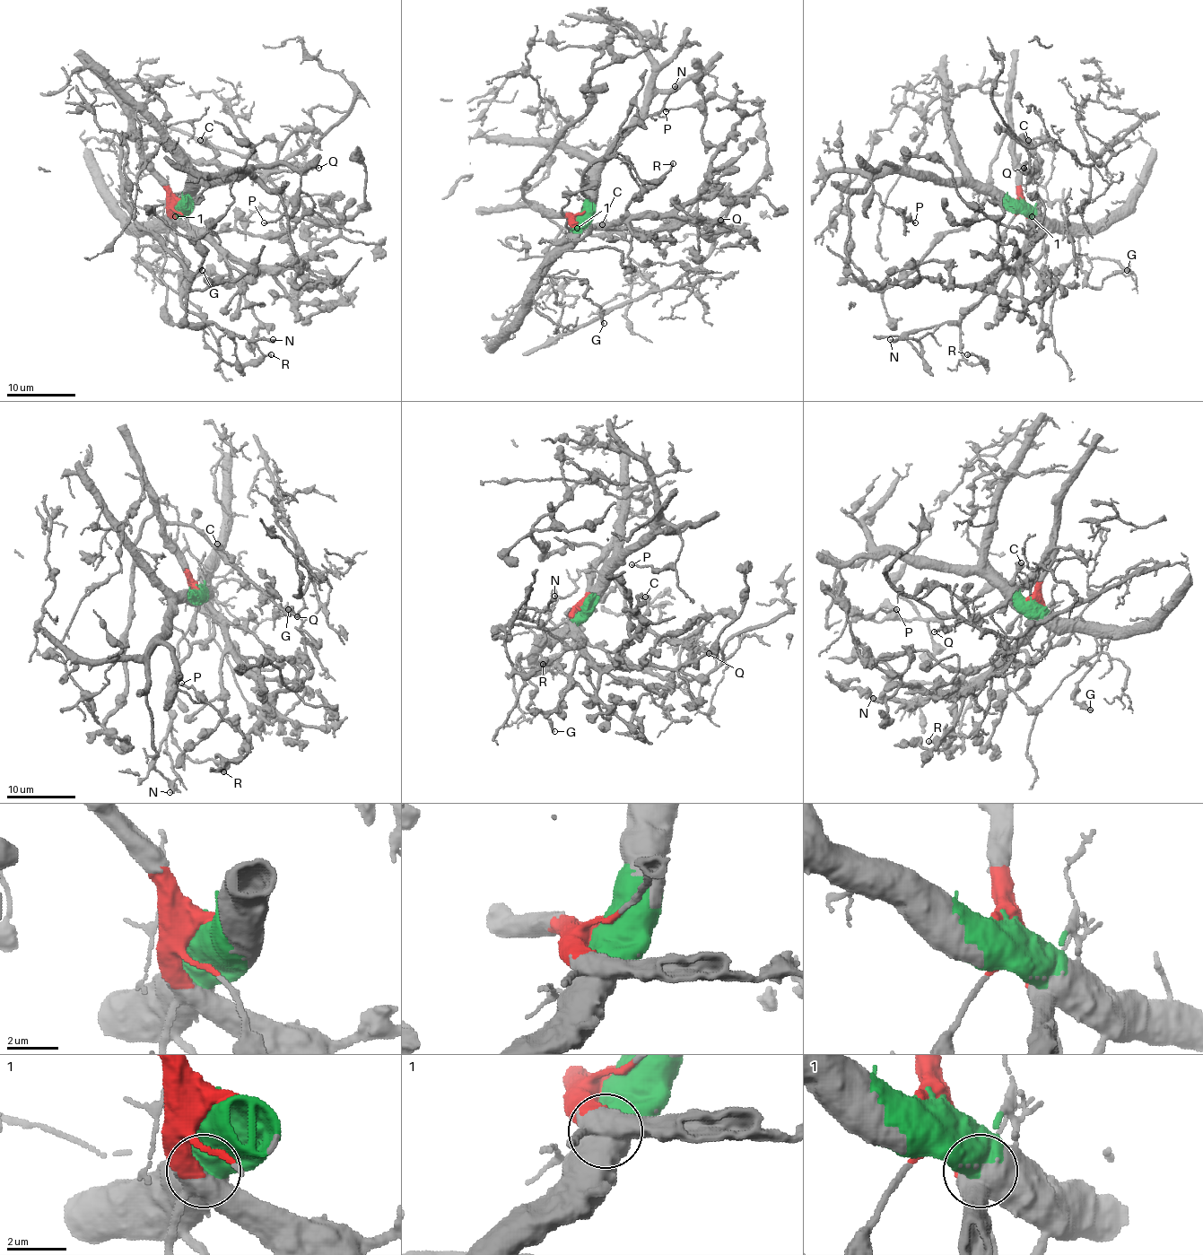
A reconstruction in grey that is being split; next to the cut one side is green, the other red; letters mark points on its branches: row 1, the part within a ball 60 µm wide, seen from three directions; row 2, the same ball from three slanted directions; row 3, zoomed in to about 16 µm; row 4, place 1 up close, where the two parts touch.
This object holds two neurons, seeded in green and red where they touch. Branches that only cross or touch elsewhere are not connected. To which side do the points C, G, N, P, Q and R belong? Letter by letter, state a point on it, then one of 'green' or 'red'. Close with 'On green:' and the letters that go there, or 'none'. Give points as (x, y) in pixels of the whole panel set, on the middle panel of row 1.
C: at (602, 224); red
G: at (604, 323); green
N: at (675, 86); green
P: at (666, 111); green
Q: at (720, 220); red
R: at (673, 163); green
On green: G, N, P, R

